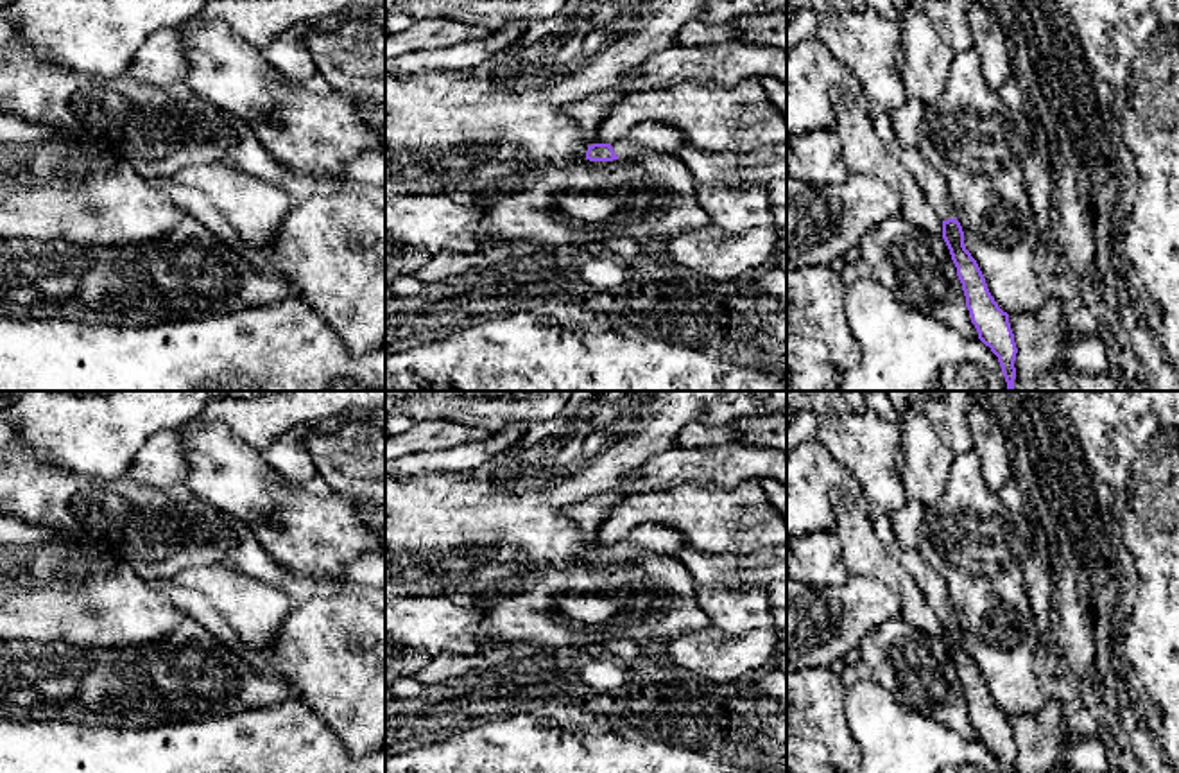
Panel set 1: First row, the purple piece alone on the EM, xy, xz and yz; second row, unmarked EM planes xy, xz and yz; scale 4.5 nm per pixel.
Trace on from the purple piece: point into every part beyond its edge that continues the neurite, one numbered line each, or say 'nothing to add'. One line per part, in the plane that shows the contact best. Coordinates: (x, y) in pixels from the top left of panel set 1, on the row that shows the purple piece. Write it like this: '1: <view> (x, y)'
1: xz (656, 137)

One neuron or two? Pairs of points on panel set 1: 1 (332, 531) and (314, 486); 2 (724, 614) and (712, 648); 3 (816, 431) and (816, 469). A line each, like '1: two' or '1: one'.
1: two
2: two
3: two

